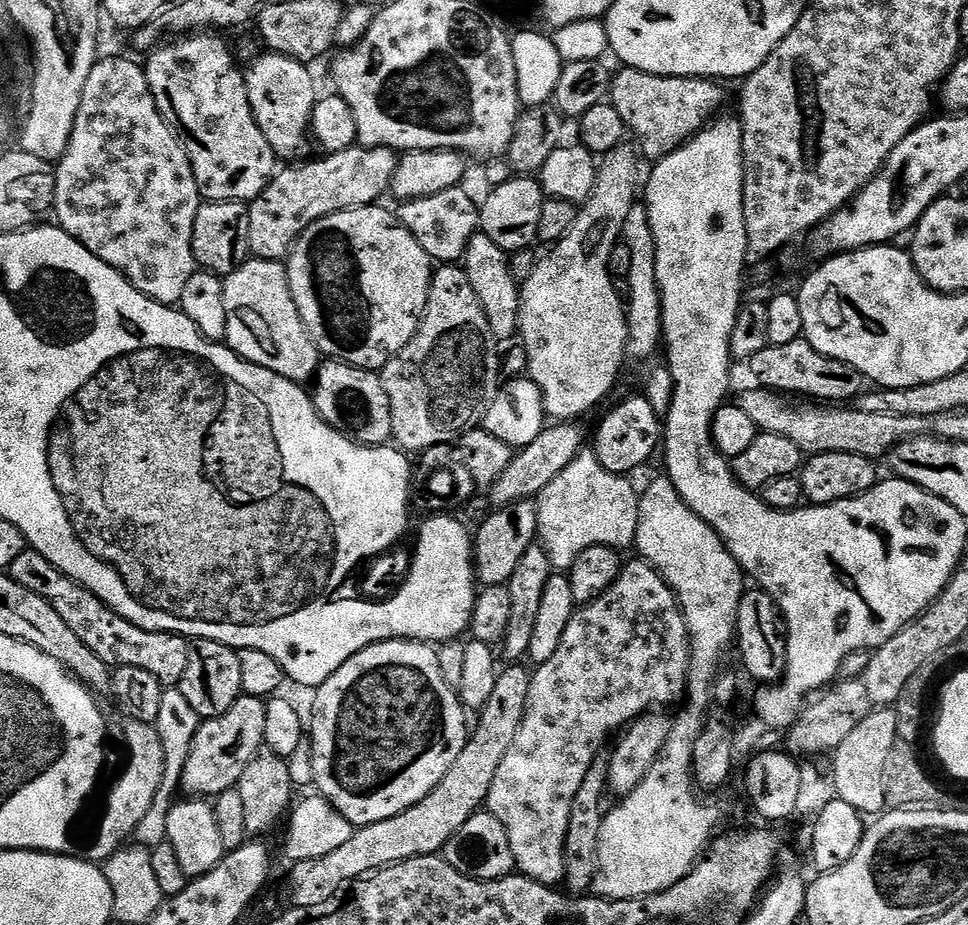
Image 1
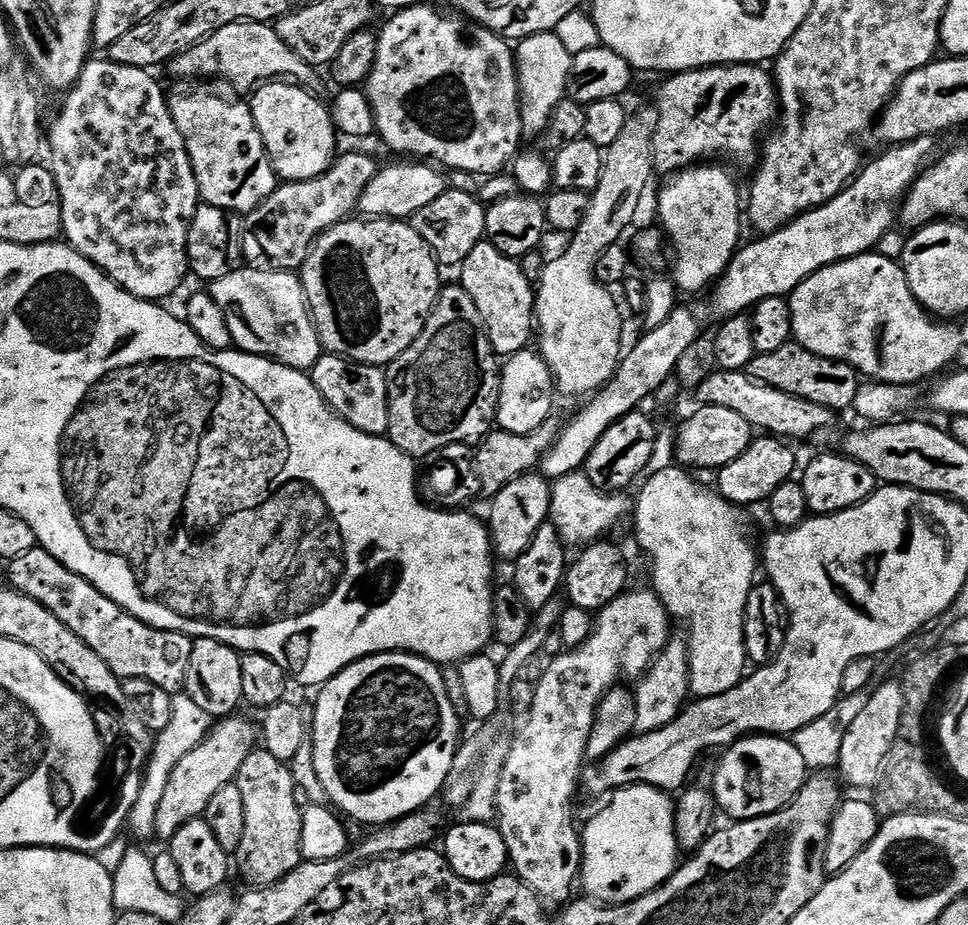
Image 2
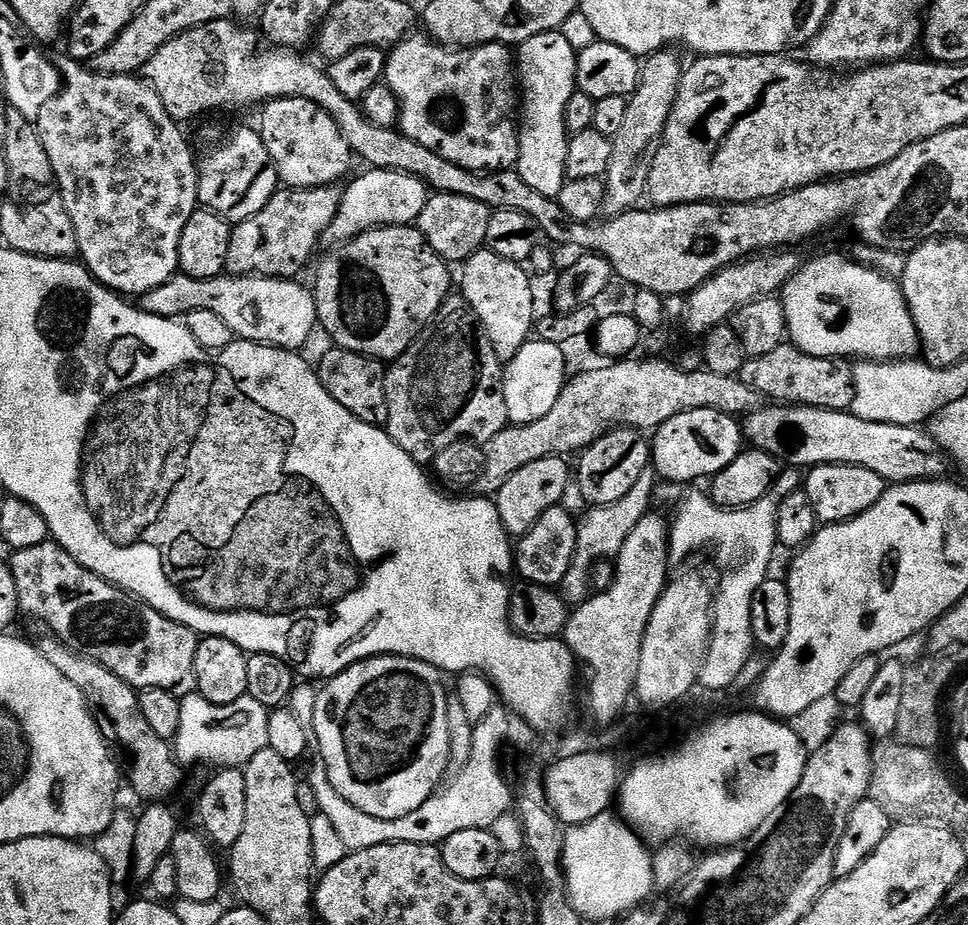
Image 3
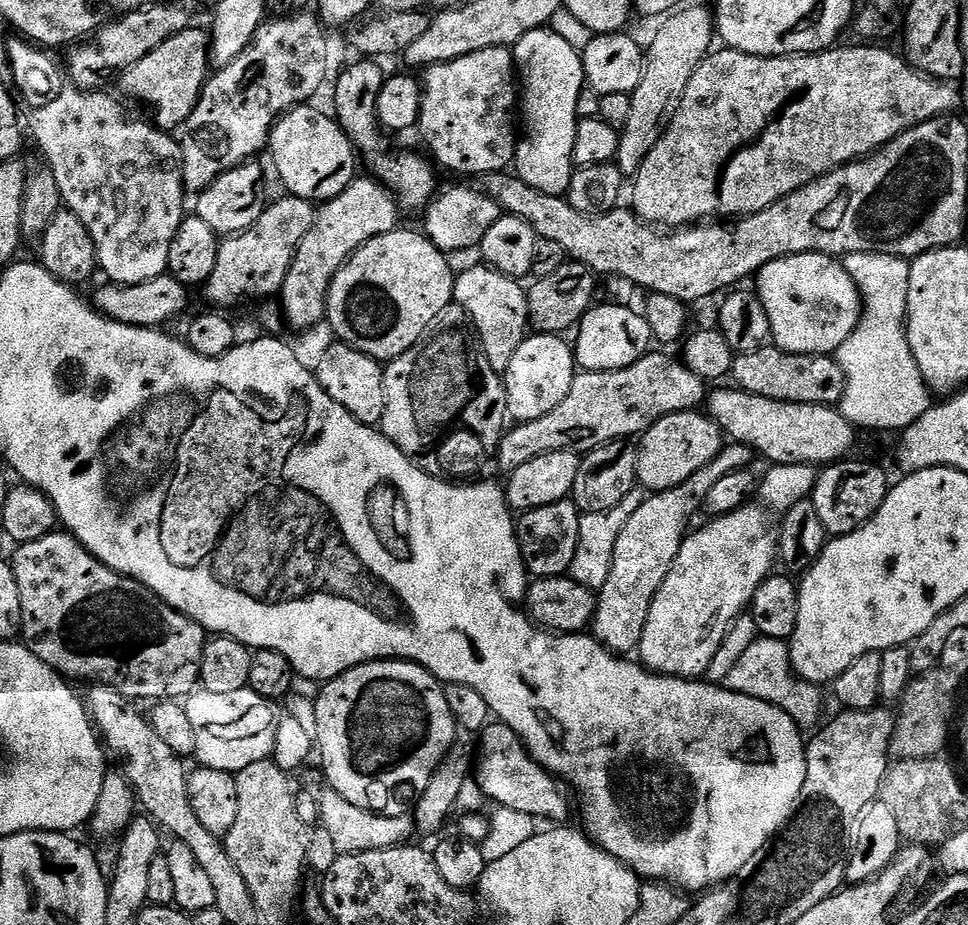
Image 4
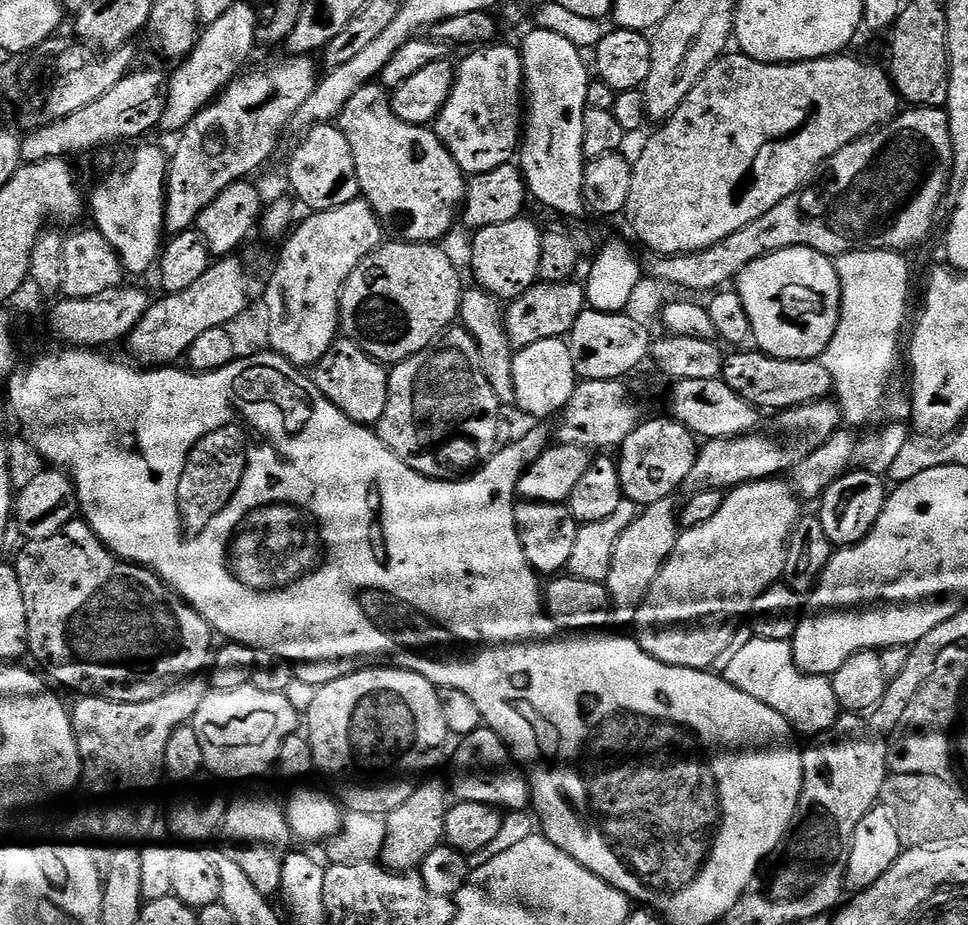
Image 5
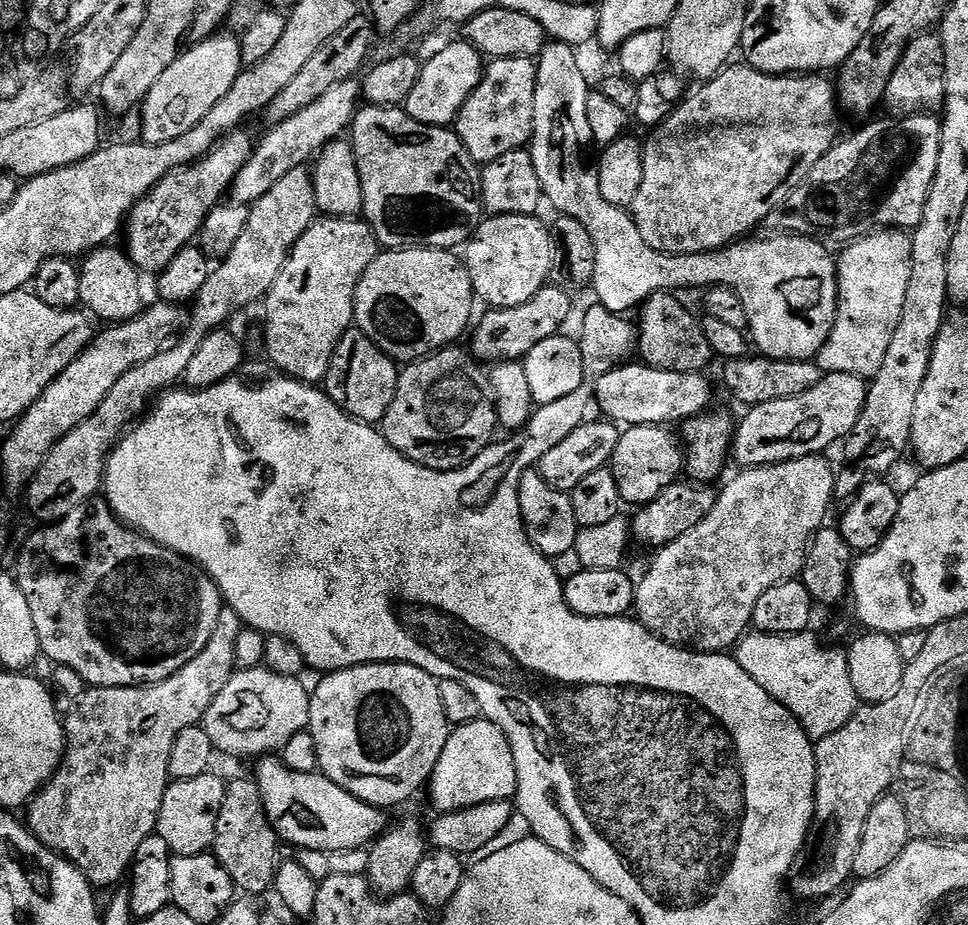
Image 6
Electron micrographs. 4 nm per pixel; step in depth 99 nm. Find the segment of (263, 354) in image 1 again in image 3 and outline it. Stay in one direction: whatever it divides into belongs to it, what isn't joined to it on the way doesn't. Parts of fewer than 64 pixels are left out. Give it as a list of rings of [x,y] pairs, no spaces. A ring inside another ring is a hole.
[[[177,274],[172,276],[162,286],[158,286],[154,290],[150,290],[146,295],[139,297],[138,306],[146,314],[154,314],[158,318],[166,318],[167,320],[175,320],[177,318],[187,317],[188,313],[194,310],[210,310],[210,314],[218,314],[218,318],[222,318],[222,322],[226,322],[226,326],[230,326],[233,337],[249,340],[255,344],[268,344],[272,348],[286,348],[289,350],[303,349],[303,344],[307,342],[312,336],[312,331],[317,331],[318,321],[316,319],[316,297],[311,287],[303,288],[302,285],[296,284],[295,279],[291,280],[279,280],[273,276],[233,276],[231,274],[225,274],[223,276],[215,276],[214,278],[206,278],[205,280],[199,280],[198,278],[190,278],[183,274]]]

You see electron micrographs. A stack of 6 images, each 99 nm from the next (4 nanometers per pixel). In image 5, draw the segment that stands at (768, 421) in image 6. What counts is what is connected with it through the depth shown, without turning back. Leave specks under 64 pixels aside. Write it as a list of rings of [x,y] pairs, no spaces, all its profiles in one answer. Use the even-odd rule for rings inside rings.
[[[835,399],[819,400],[797,408],[785,408],[779,413],[780,437],[732,436],[728,440],[709,440],[697,451],[694,467],[686,474],[682,492],[685,497],[702,490],[731,490],[739,484],[755,480],[771,480],[781,474],[791,473],[793,466],[814,454],[835,432],[842,428],[842,411]]]

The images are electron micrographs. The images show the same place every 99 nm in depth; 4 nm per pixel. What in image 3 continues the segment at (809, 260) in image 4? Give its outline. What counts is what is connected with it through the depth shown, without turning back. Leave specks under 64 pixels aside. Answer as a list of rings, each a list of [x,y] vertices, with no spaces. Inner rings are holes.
[[[847,255],[844,256],[816,256],[809,264],[808,261],[801,263],[800,268],[788,279],[788,283],[782,289],[786,322],[788,323],[787,339],[811,356],[839,356],[860,360],[907,360],[915,357],[921,351],[920,335],[914,326],[914,318],[910,314],[908,304],[904,301],[903,287],[893,277],[885,276],[883,272],[877,272],[875,268],[867,268],[866,265],[856,263]]]

